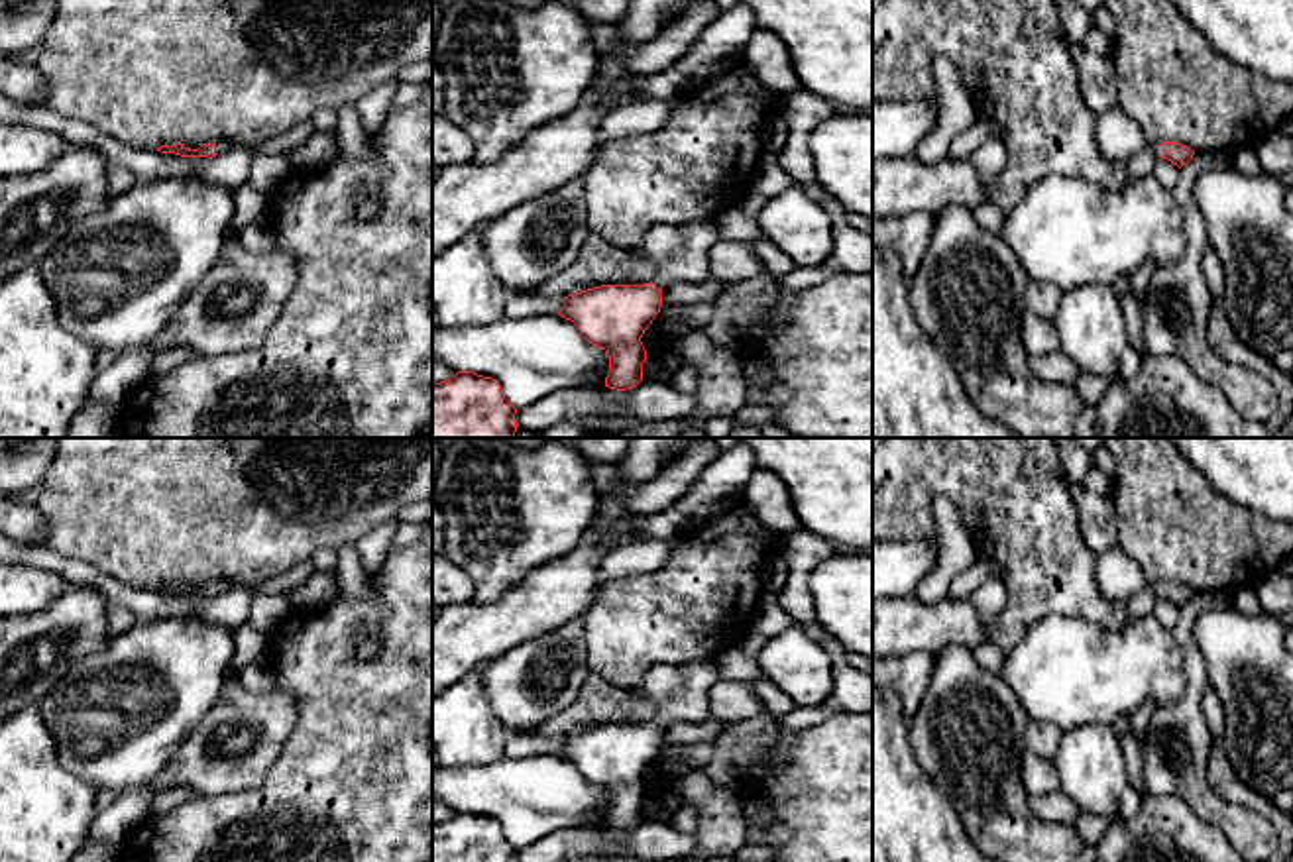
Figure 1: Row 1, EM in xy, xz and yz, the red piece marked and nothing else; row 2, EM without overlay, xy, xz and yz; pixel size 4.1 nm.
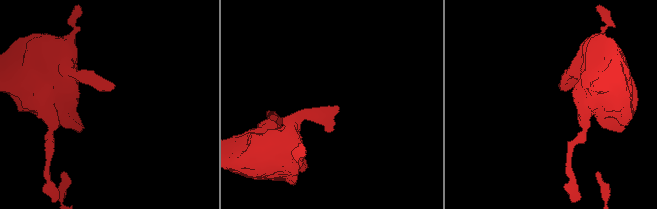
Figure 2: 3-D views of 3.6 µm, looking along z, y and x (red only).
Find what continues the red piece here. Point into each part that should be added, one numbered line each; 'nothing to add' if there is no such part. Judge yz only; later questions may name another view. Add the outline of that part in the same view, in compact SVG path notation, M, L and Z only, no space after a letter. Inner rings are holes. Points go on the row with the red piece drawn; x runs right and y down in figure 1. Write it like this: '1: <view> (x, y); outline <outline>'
1: yz (1119, 138); outline M1120 108L1096 114L1095 137L1108 161L1128 163L1140 151L1157 153L1157 143L1150 143L1142 128Z

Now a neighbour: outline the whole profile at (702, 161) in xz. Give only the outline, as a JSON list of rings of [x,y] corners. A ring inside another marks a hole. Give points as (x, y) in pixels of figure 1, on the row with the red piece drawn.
[[[737,59],[684,88],[660,130],[605,143],[582,175],[590,234],[635,253],[656,224],[705,222],[739,204],[778,100]]]

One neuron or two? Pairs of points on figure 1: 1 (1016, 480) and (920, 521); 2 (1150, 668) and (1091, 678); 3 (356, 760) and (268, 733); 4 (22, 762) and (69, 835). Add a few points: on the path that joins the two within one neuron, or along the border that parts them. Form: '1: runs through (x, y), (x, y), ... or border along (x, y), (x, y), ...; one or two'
1: runs through (989, 480), (946, 480), (932, 493); one
2: runs through (1136, 668), (1105, 674); one
3: border along (285, 692), (295, 707), (295, 727), (264, 780); two
4: runs through (22, 780), (22, 788), (52, 817); one

